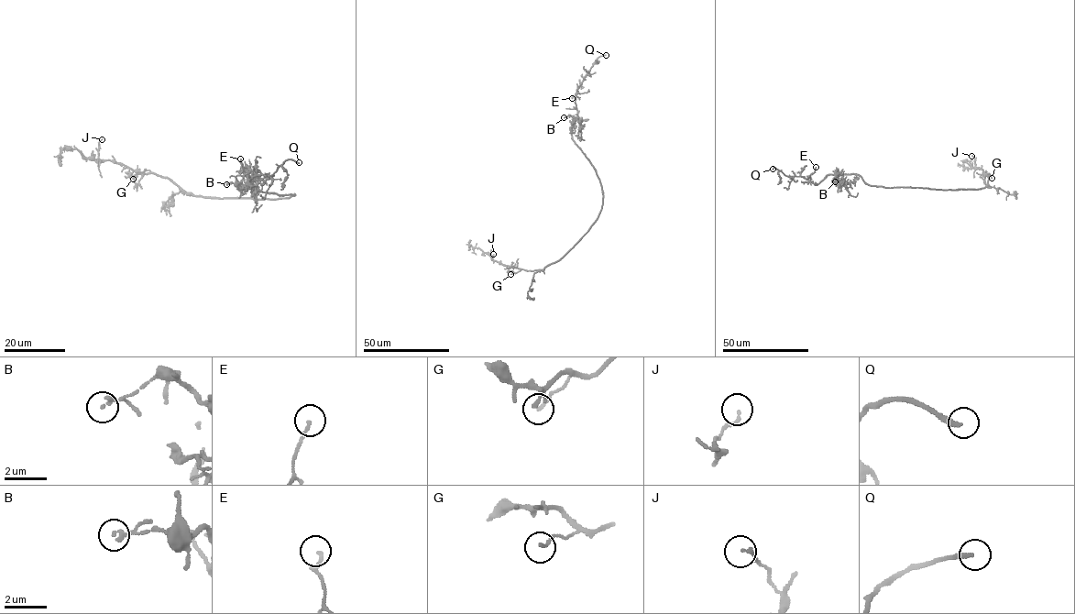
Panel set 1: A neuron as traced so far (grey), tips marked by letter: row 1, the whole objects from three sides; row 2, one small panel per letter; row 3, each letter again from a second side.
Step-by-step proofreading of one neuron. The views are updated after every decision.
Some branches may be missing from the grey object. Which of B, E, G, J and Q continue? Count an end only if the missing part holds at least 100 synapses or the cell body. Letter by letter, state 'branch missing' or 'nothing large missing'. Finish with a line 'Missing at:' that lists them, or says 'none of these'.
B: nothing large missing
E: nothing large missing
G: nothing large missing
J: nothing large missing
Q: branch missing
Missing at: Q

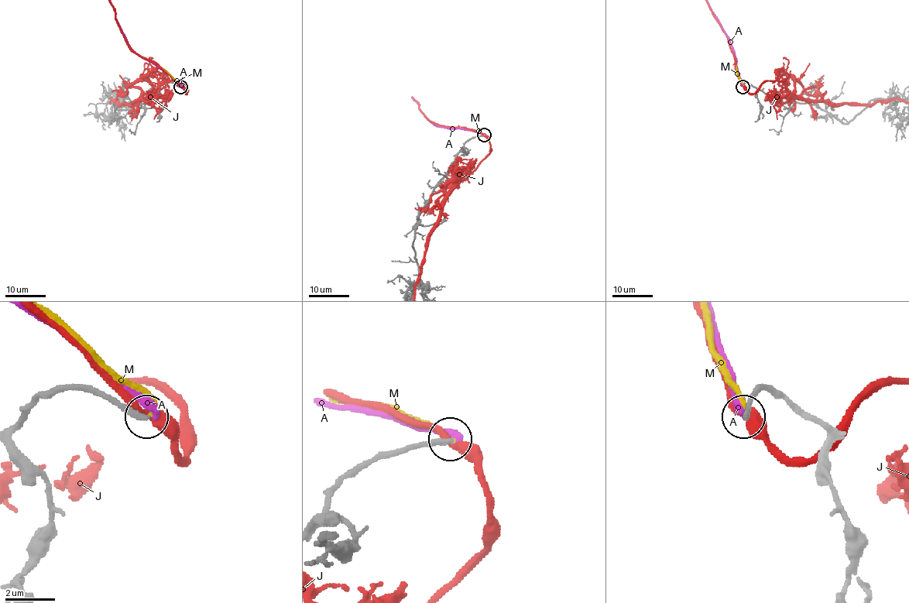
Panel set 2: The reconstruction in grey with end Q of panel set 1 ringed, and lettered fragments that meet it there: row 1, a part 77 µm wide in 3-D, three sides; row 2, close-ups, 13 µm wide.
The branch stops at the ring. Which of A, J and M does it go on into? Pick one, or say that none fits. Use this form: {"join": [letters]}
{"join": ["M"]}

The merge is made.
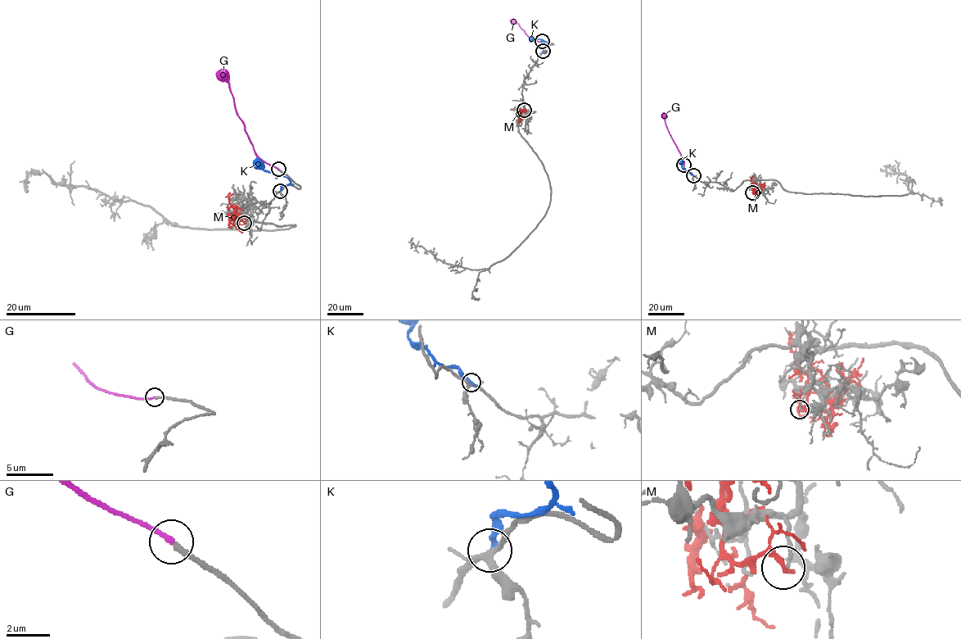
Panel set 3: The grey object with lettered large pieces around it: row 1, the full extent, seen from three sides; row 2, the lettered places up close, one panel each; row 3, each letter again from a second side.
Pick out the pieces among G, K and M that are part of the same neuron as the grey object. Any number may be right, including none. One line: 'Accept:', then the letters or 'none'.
Accept: none

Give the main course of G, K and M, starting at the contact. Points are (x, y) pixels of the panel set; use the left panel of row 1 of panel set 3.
G: (278, 169), (267, 164), (255, 154), (235, 108), (229, 78), (220, 69)
K: (280, 190), (280, 186), (287, 185), (290, 181), (267, 172), (255, 158)
M: (244, 223), (234, 219), (234, 210), (227, 196), (230, 192)

